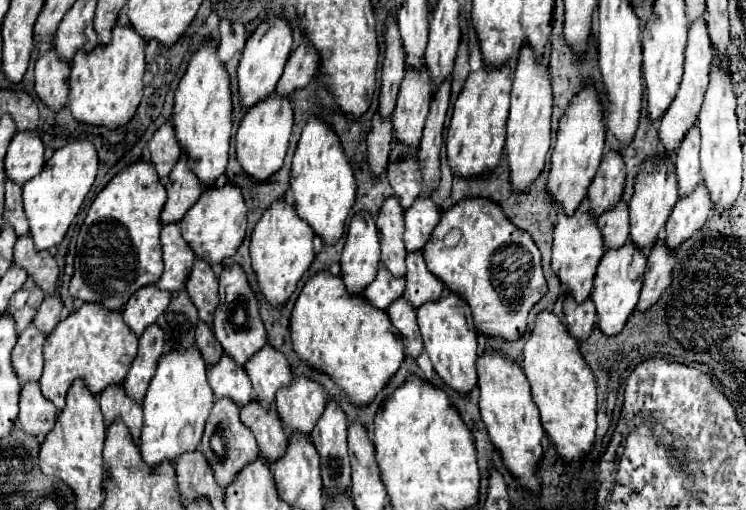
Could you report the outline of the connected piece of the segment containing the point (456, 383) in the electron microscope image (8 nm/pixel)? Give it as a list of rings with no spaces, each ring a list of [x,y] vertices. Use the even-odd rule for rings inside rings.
[[[444,292],[444,296],[440,296],[440,300],[422,304],[418,308],[418,326],[420,326],[424,346],[428,350],[428,356],[432,360],[438,376],[450,388],[458,390],[460,394],[468,394],[478,382],[476,368],[474,368],[474,362],[478,358],[476,328],[474,328],[474,320],[472,320],[468,302],[456,292]]]

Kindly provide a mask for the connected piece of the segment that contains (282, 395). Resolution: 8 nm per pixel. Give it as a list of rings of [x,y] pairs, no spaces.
[[[306,376],[292,378],[288,388],[280,388],[276,408],[282,422],[296,432],[310,434],[316,420],[324,412],[326,392],[324,388]]]

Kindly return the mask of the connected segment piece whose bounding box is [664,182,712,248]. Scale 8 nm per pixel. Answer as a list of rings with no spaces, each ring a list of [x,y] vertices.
[[[700,182],[692,196],[678,198],[676,208],[670,212],[666,220],[664,242],[670,248],[676,248],[680,242],[688,240],[694,232],[698,232],[704,226],[710,210],[712,200],[708,200],[708,188],[704,188],[704,182]]]

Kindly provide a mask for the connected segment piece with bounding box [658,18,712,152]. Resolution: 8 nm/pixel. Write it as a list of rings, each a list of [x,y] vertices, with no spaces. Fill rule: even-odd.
[[[700,18],[696,20],[696,24],[690,24],[688,28],[688,46],[686,46],[686,60],[684,60],[684,76],[680,82],[680,88],[676,92],[676,98],[672,100],[672,104],[668,106],[666,114],[660,120],[660,128],[658,128],[658,136],[662,142],[662,150],[664,152],[674,152],[676,146],[680,144],[680,140],[684,138],[684,134],[688,132],[688,128],[696,122],[706,88],[708,88],[708,68],[712,62],[712,42],[708,36],[708,28],[706,28],[706,20]]]

